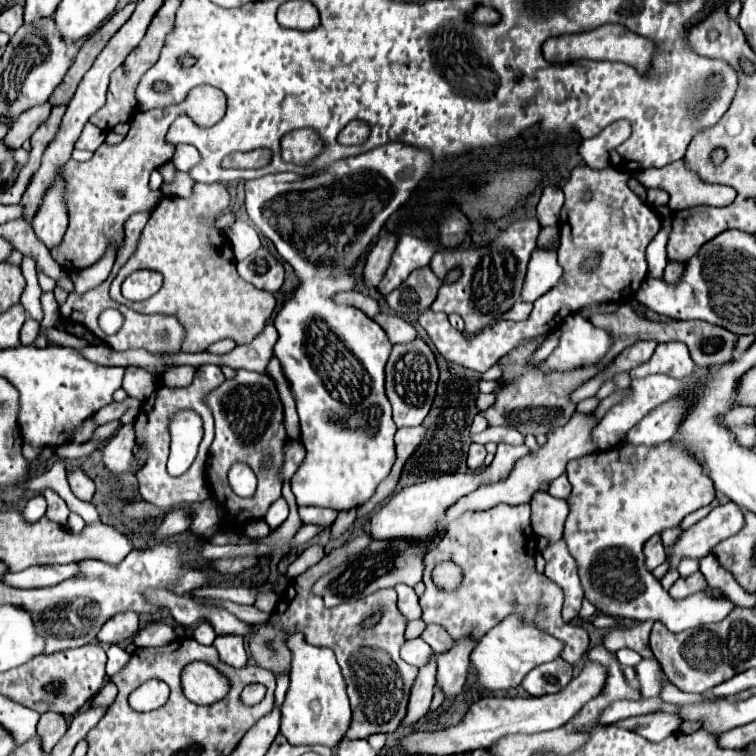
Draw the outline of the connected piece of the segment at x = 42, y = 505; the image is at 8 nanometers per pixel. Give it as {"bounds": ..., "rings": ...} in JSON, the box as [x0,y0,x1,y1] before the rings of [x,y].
{"bounds":[23,494,47,522],"rings":[[[37,494],[37,496],[33,496],[27,502],[27,506],[23,510],[23,516],[25,516],[25,520],[35,522],[35,520],[39,520],[39,518],[45,516],[45,510],[47,510],[47,502],[45,502],[45,498],[41,494]]]}

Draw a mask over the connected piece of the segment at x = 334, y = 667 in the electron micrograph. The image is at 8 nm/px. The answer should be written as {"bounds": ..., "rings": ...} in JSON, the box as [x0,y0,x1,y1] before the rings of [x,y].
{"bounds":[281,634,351,748],"rings":[[[291,634],[289,646],[293,652],[291,662],[291,684],[281,706],[281,734],[291,746],[329,746],[335,748],[345,736],[351,722],[351,706],[345,692],[345,680],[335,660],[333,650],[309,646],[303,634]]]}

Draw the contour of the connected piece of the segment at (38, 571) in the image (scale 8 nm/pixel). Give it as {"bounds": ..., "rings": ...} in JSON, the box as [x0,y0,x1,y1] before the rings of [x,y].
{"bounds":[5,564,79,588],"rings":[[[67,564],[67,566],[33,566],[23,572],[9,572],[5,576],[5,582],[15,588],[43,588],[43,586],[55,586],[67,578],[73,578],[79,574],[79,566]]]}

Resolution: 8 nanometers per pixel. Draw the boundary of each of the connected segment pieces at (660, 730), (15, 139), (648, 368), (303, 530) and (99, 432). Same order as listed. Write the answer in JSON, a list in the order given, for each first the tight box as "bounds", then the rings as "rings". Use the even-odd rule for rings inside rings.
[{"bounds":[615,712,681,743],"rings":[[[657,712],[657,714],[633,716],[633,718],[627,718],[627,720],[619,720],[619,722],[615,722],[615,726],[635,730],[639,736],[647,738],[649,742],[659,743],[679,730],[681,720],[675,714]]]},{"bounds":[5,102,51,148],"rings":[[[45,102],[43,106],[33,106],[31,110],[25,110],[23,116],[19,116],[11,124],[11,128],[9,128],[7,136],[5,136],[5,142],[11,144],[13,148],[19,148],[21,142],[29,140],[31,134],[37,129],[37,126],[47,120],[49,112],[51,112],[51,104],[49,102]]]},{"bounds":[629,342,695,380],"rings":[[[671,342],[671,344],[659,344],[651,360],[633,368],[629,376],[633,380],[633,378],[645,378],[651,374],[667,374],[671,378],[681,380],[689,376],[693,370],[695,370],[695,364],[689,358],[687,346],[679,342]]]},{"bounds":[291,524,325,548],"rings":[[[303,524],[303,526],[301,526],[297,534],[295,535],[295,538],[291,540],[291,547],[295,548],[296,546],[298,546],[298,544],[308,542],[324,529],[325,527],[323,526],[315,526],[313,524]]]},{"bounds":[89,422,119,442],"rings":[[[109,422],[109,424],[105,424],[105,426],[99,426],[99,428],[95,430],[93,438],[89,438],[89,442],[101,442],[101,440],[109,438],[117,428],[119,428],[119,422]]]}]

